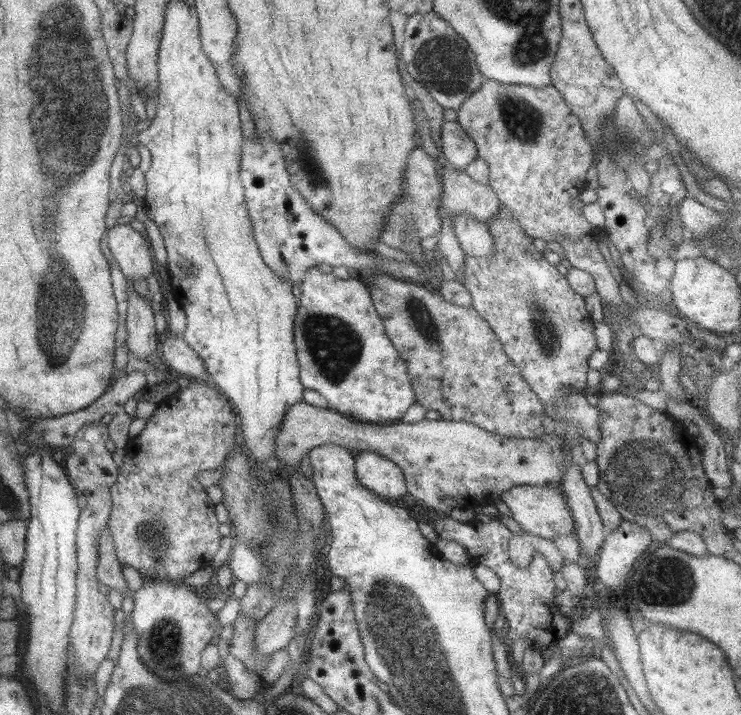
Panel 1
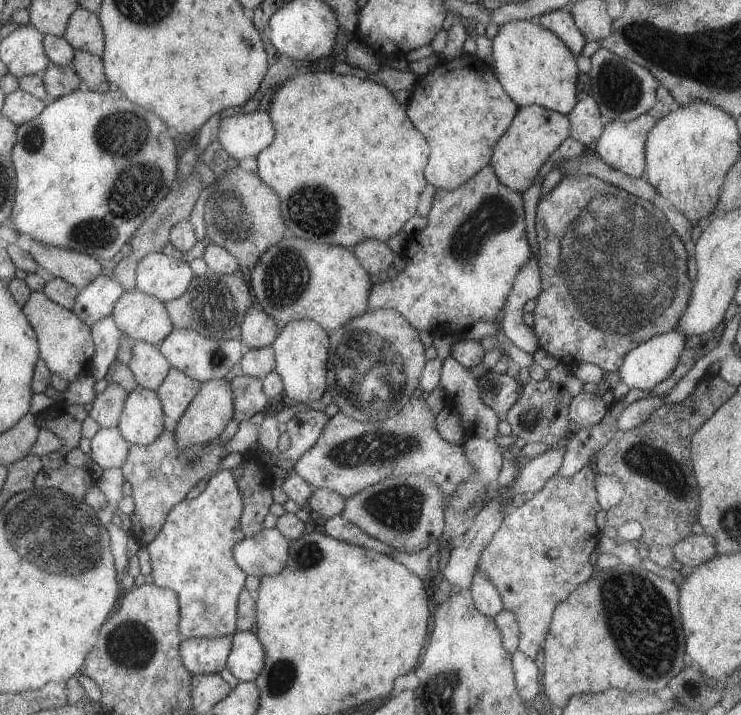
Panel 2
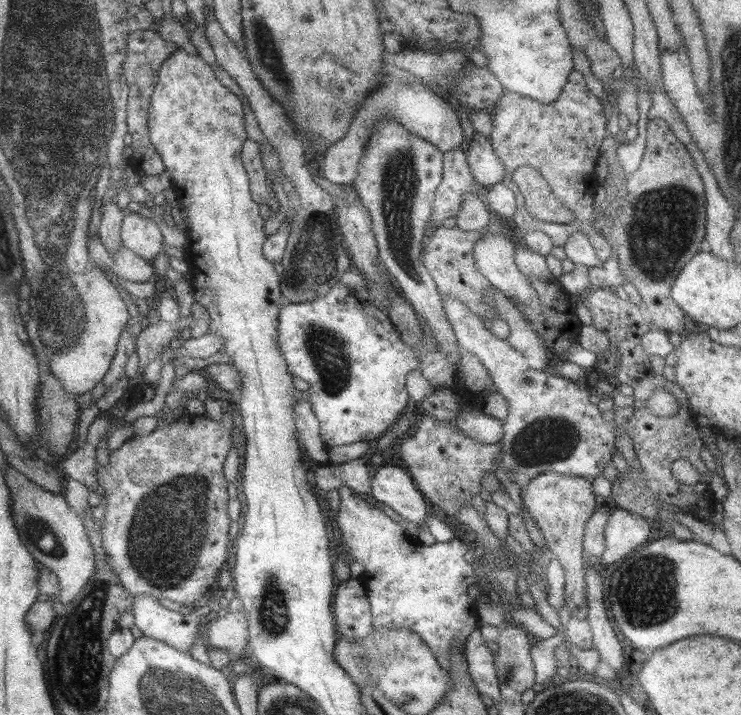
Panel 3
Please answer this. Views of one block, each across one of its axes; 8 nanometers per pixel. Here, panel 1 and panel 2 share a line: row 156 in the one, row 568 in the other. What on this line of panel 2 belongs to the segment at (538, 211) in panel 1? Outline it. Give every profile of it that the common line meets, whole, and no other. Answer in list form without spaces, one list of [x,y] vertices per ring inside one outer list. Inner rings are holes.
[[[588,464],[570,478],[553,476],[542,490],[529,496],[523,506],[509,511],[490,544],[482,551],[478,569],[482,569],[496,585],[505,608],[516,615],[520,629],[519,650],[531,659],[538,656],[548,636],[556,606],[594,574],[594,557],[601,536],[596,524],[596,517],[601,509],[595,487],[596,475],[592,464]]]

